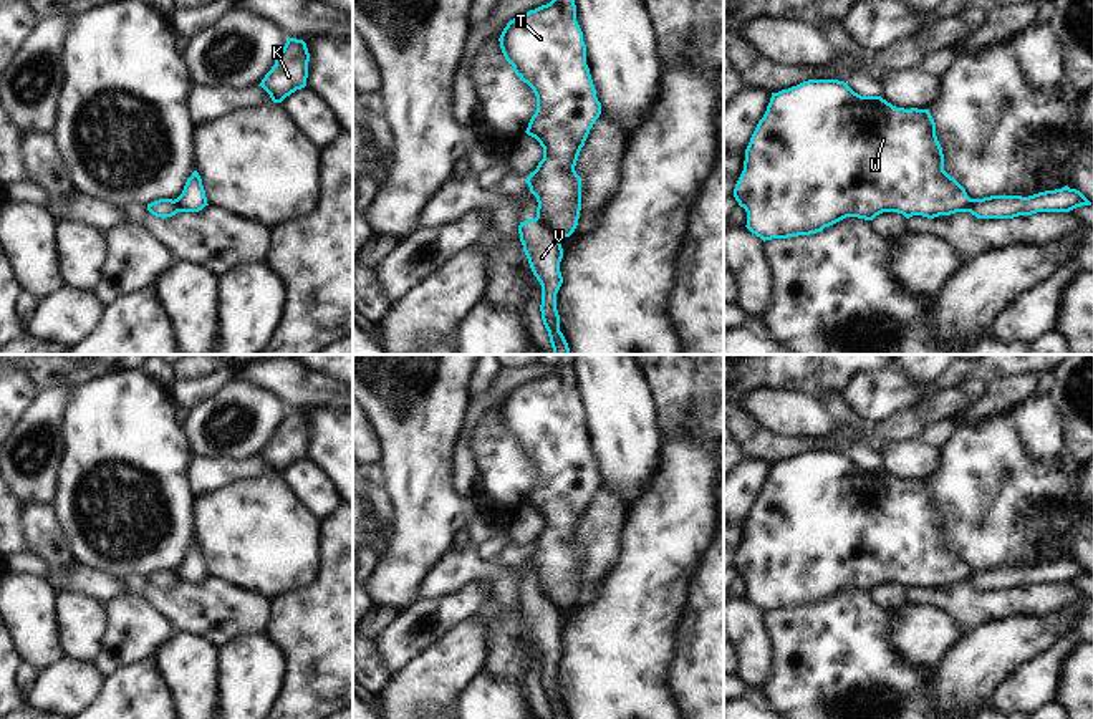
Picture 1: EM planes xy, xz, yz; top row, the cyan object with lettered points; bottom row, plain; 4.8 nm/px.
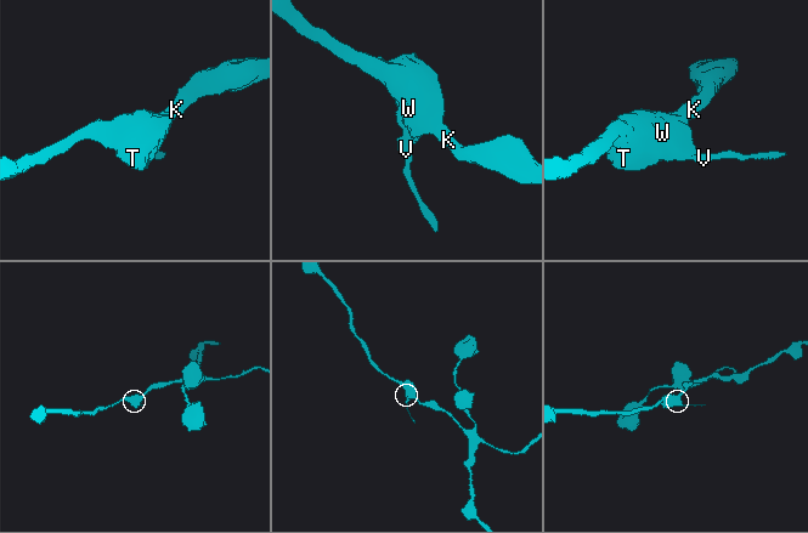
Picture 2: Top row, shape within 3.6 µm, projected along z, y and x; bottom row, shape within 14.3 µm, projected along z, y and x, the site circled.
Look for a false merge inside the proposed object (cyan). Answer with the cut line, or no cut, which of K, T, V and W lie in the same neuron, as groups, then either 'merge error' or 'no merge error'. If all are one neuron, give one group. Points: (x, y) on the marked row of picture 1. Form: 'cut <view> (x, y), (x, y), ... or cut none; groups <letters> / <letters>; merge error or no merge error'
cut xz (535, 217), (558, 239); groups K T W / V; merge error

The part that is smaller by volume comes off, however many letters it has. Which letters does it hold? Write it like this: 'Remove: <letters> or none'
Remove: V

